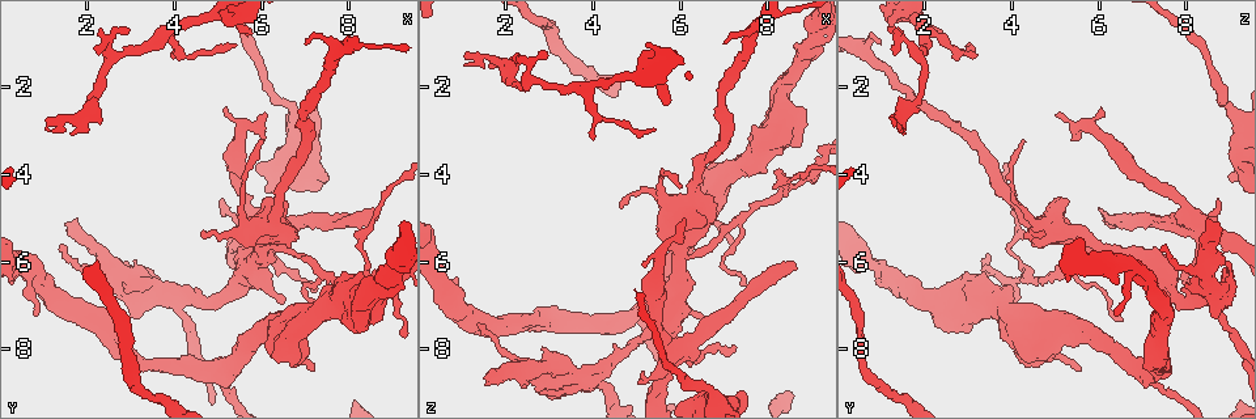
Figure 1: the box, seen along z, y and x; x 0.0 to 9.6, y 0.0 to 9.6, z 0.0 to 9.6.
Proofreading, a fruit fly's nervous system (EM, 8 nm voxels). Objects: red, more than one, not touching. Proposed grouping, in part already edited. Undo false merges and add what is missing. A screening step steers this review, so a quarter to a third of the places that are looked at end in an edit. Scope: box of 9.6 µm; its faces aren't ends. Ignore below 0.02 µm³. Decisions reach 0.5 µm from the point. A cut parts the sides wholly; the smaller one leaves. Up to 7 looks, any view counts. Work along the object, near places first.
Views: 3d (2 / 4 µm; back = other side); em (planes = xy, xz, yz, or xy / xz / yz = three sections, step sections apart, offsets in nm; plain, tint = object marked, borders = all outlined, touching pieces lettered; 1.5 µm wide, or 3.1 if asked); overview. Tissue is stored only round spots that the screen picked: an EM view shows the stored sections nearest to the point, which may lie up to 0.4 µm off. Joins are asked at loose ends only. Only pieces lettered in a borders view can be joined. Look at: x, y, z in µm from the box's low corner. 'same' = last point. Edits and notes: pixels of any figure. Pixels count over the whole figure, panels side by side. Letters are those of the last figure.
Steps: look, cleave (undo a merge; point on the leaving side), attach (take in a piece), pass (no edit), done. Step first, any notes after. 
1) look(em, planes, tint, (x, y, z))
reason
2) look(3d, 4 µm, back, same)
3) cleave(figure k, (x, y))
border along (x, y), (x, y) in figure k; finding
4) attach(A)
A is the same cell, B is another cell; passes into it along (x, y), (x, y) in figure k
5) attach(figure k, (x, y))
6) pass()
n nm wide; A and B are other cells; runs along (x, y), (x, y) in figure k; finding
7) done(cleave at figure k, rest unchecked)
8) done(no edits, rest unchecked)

look(em, planes, borders, (1.35, 5.70, 7.40))
tapers out

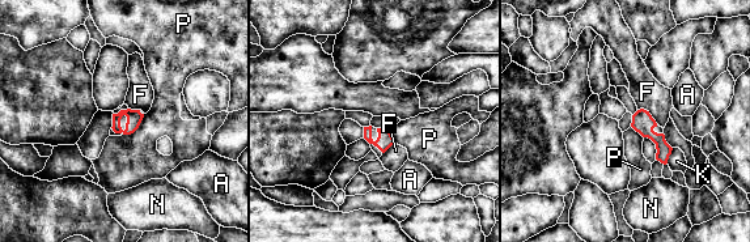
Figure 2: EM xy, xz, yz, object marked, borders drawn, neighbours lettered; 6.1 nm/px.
pass()
120 nm wide; A, F, K, N and P are other cells; border along (144, 114), (140, 124), (123, 135) in figure 2; no lettered piece goes on from it

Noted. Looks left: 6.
look(em, planes, borders, (8.55, 4.85, 6.00))
free end

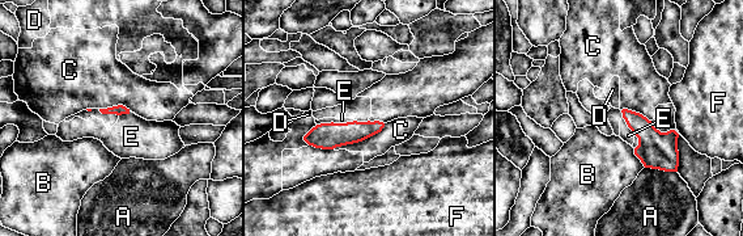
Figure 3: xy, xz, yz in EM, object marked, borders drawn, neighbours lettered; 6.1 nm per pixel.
attach(E)
E is the same cell, A, B, C, D and F are other cells; passes into it along (326, 135), (335, 123), (325, 119) in figure 3; the neuron continues

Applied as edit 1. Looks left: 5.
look(overview)
redraw

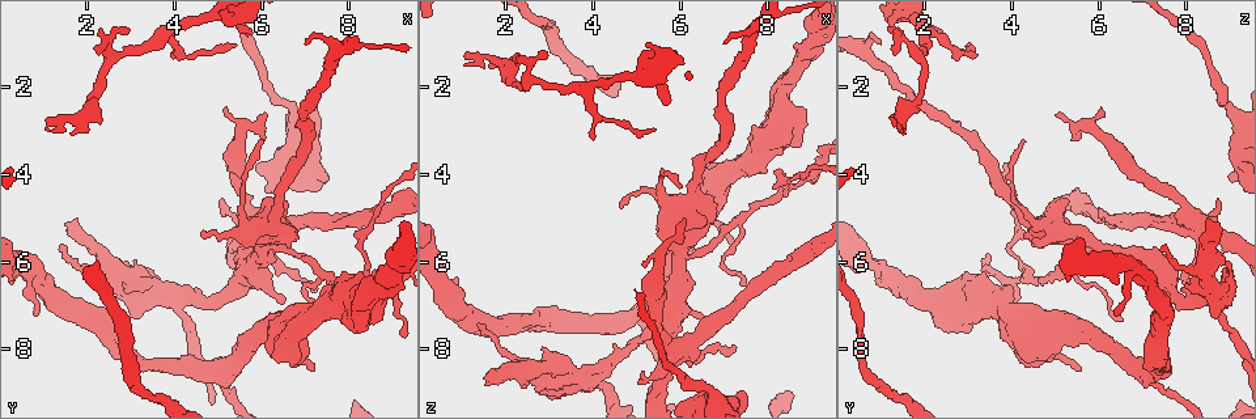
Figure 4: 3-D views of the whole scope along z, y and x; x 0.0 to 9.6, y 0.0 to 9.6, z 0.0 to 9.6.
look(3d, 4 µm, (1.10, 3.00, 1.55))
end of a long branch

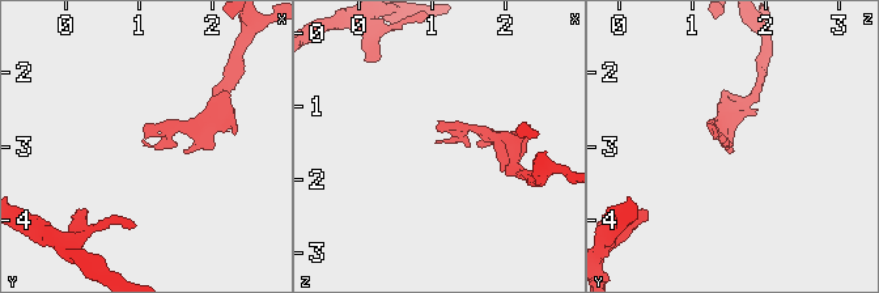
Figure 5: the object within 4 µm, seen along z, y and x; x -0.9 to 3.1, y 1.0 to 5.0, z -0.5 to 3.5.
look(em, yz, step 4, borders, (1.10, 3.00, 1.55))

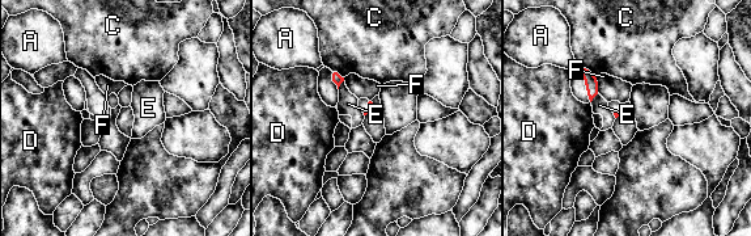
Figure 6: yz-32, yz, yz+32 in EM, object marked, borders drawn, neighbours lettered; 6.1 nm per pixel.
look(em, planes, borders, same)

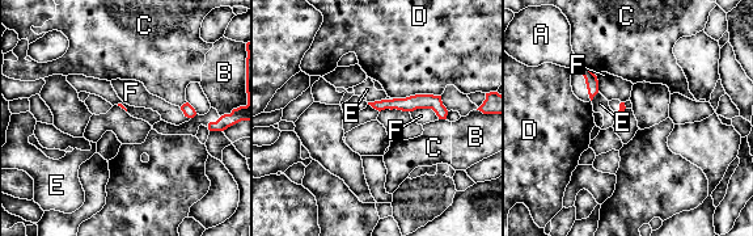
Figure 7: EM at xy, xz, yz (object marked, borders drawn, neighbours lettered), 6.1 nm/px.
pass()
A, B, C, D, E and F are other cells; runs along (376, 105), (431, 102), (443, 116) in figure 7; no lettered piece goes on from it

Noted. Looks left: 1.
done(attach at figure 3, rest unchecked)

